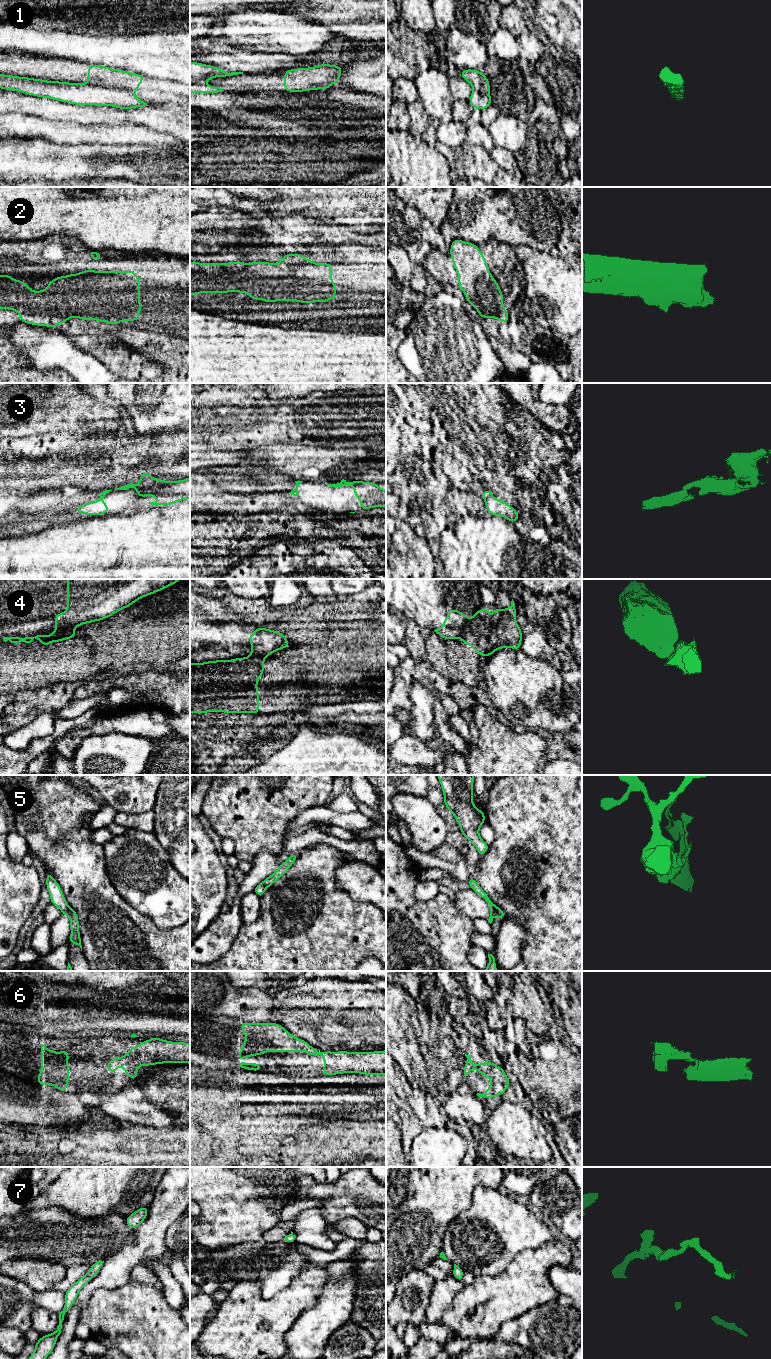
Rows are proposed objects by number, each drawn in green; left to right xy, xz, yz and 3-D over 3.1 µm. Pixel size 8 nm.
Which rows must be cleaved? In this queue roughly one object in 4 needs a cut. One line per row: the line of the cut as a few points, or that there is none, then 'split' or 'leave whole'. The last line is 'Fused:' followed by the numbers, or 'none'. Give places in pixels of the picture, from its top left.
1: cut in xy along (122, 70), (120, 81), (124, 89), (118, 93), (112, 106); split
2: no cut; leave whole
3: no cut; leave whole
4: cut in xz along (269, 653), (250, 656); split
5: cut in yz along (494, 905), (495, 915); split
6: no cut; leave whole
7: no cut; leave whole
Fused: 1, 4, 5

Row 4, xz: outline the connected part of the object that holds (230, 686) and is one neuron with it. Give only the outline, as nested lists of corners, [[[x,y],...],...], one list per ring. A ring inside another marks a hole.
[[[270,654],[230,660],[190,663],[190,713],[207,712],[259,714],[257,683],[264,675],[264,659]]]

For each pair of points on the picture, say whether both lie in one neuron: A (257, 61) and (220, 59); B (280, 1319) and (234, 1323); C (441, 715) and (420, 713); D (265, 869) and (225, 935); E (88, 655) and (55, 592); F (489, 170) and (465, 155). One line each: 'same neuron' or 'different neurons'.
A: same neuron
B: same neuron
C: different neurons
D: same neuron
E: different neurons
F: same neuron

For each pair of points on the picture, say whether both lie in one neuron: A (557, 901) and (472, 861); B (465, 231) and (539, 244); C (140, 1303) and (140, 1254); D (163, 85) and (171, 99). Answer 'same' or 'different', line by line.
A: different
B: same
C: different
D: different

